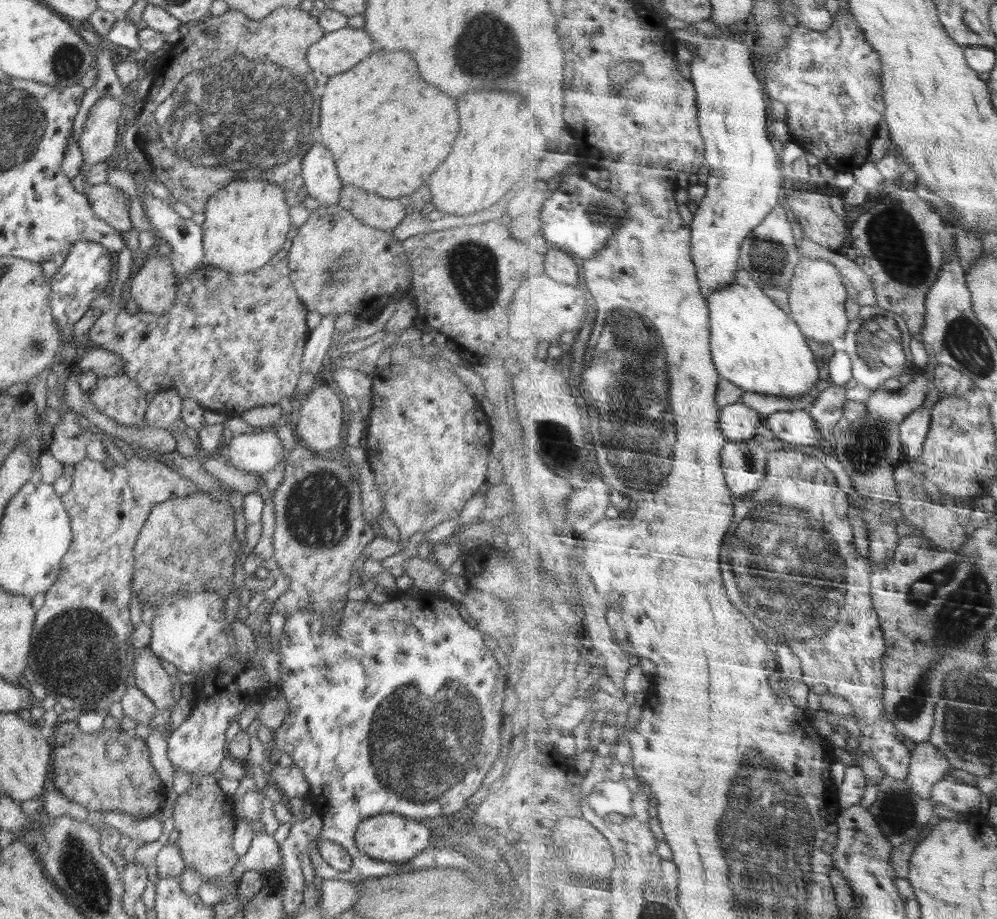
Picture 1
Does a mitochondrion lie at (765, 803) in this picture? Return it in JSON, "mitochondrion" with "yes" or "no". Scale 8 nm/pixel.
{"mitochondrion":"yes"}

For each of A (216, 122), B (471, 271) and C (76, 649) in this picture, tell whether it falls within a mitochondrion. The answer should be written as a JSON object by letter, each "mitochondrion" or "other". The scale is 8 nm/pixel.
{"A":"mitochondrion","B":"mitochondrion","C":"mitochondrion"}

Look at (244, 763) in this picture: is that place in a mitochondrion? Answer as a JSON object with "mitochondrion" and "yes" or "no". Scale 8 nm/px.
{"mitochondrion":"no"}

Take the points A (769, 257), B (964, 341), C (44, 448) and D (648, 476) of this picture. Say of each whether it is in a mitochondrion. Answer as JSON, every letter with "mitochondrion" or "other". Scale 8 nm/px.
{"A":"mitochondrion","B":"mitochondrion","C":"other","D":"mitochondrion"}

